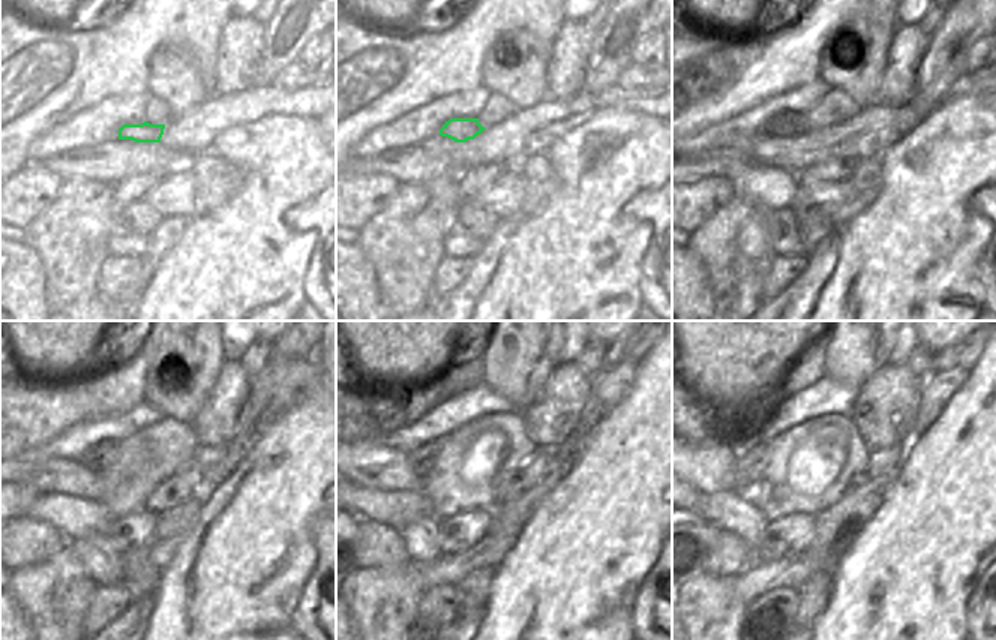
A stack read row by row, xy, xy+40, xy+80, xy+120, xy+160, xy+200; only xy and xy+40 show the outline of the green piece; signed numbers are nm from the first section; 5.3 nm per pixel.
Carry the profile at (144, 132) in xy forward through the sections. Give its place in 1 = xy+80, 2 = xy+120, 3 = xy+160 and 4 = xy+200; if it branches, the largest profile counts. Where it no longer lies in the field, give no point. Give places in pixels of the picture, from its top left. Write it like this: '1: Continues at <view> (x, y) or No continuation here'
1: Continues at xy+80 (788, 123)
2: Continues at xy+120 (96, 457)
3: Continues at xy+160 (422, 459)
4: Continues at xy+200 (753, 457).

